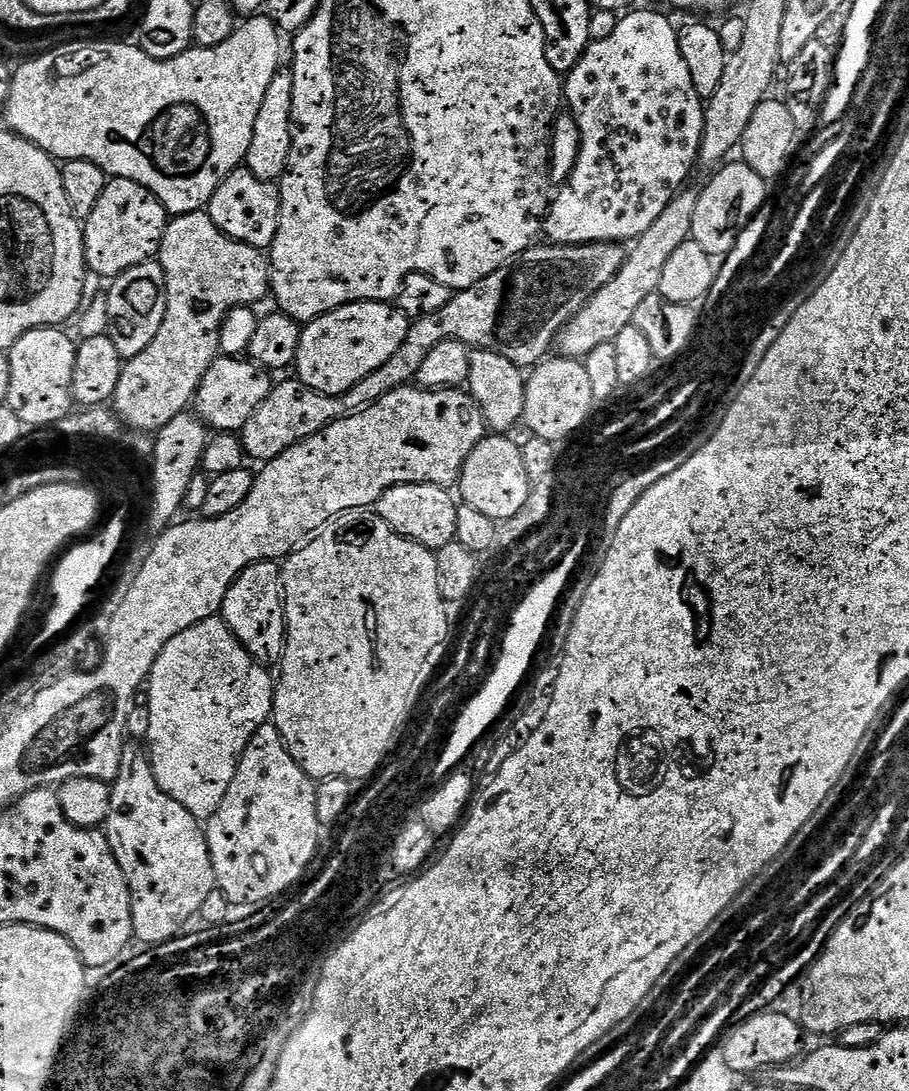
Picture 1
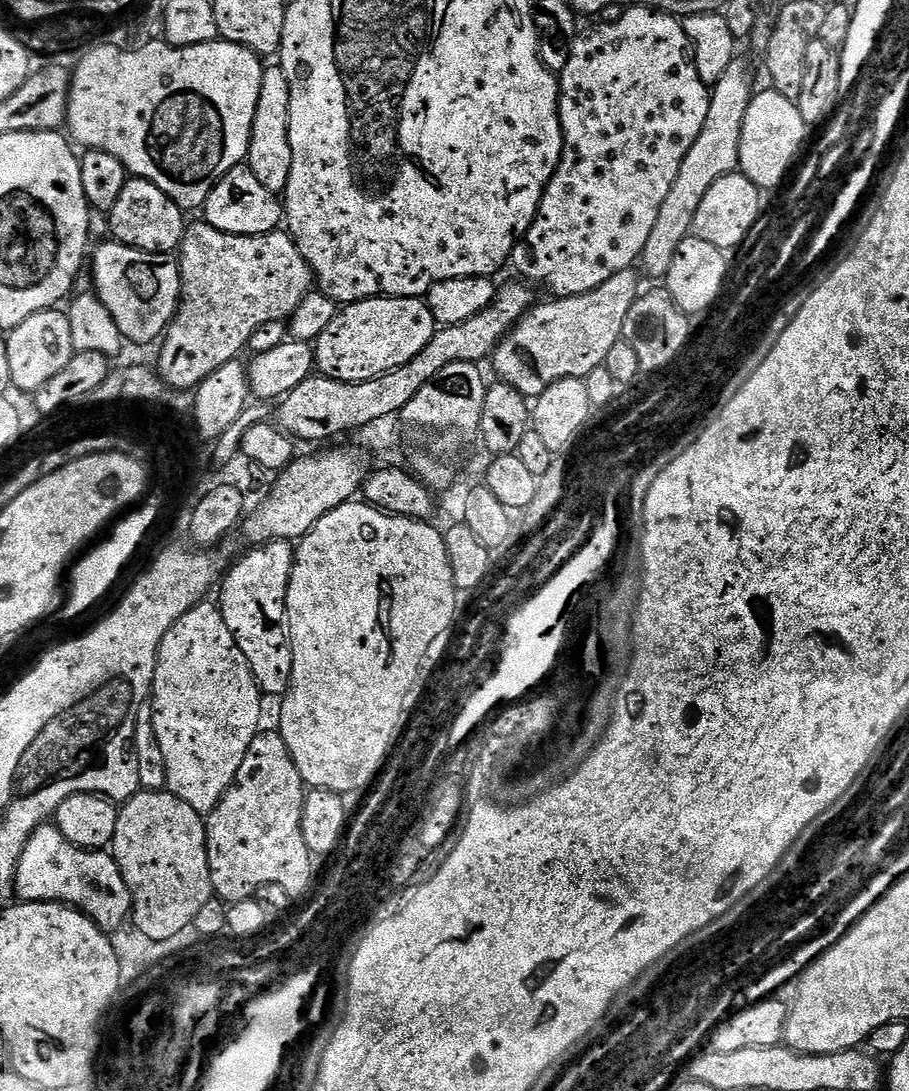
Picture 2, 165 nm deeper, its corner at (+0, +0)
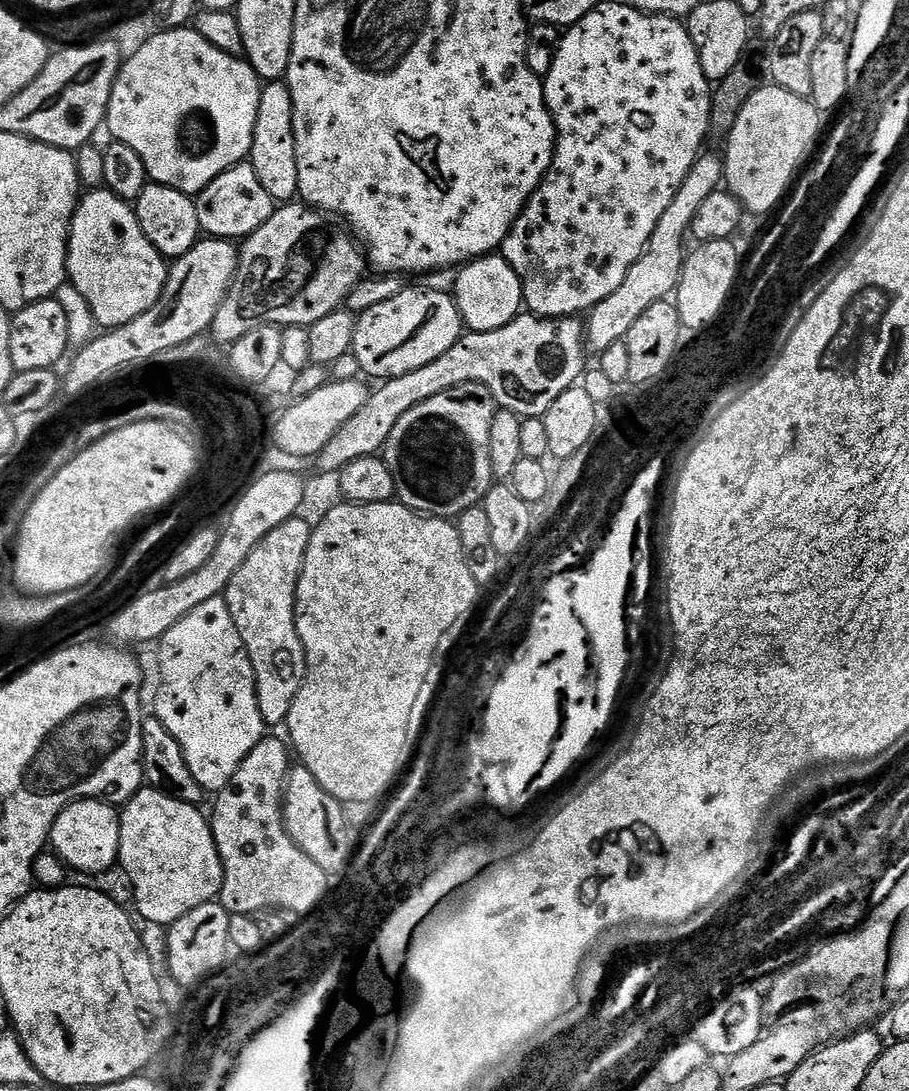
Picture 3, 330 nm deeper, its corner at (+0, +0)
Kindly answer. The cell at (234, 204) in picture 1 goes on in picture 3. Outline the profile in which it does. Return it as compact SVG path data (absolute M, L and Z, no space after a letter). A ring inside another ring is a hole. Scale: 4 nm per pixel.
M248 162L238 163L230 170L218 174L210 186L200 191L195 201L201 233L233 242L254 234L254 230L261 228L278 207L277 201L266 194L262 182L258 182L258 174L254 174L251 163Z

